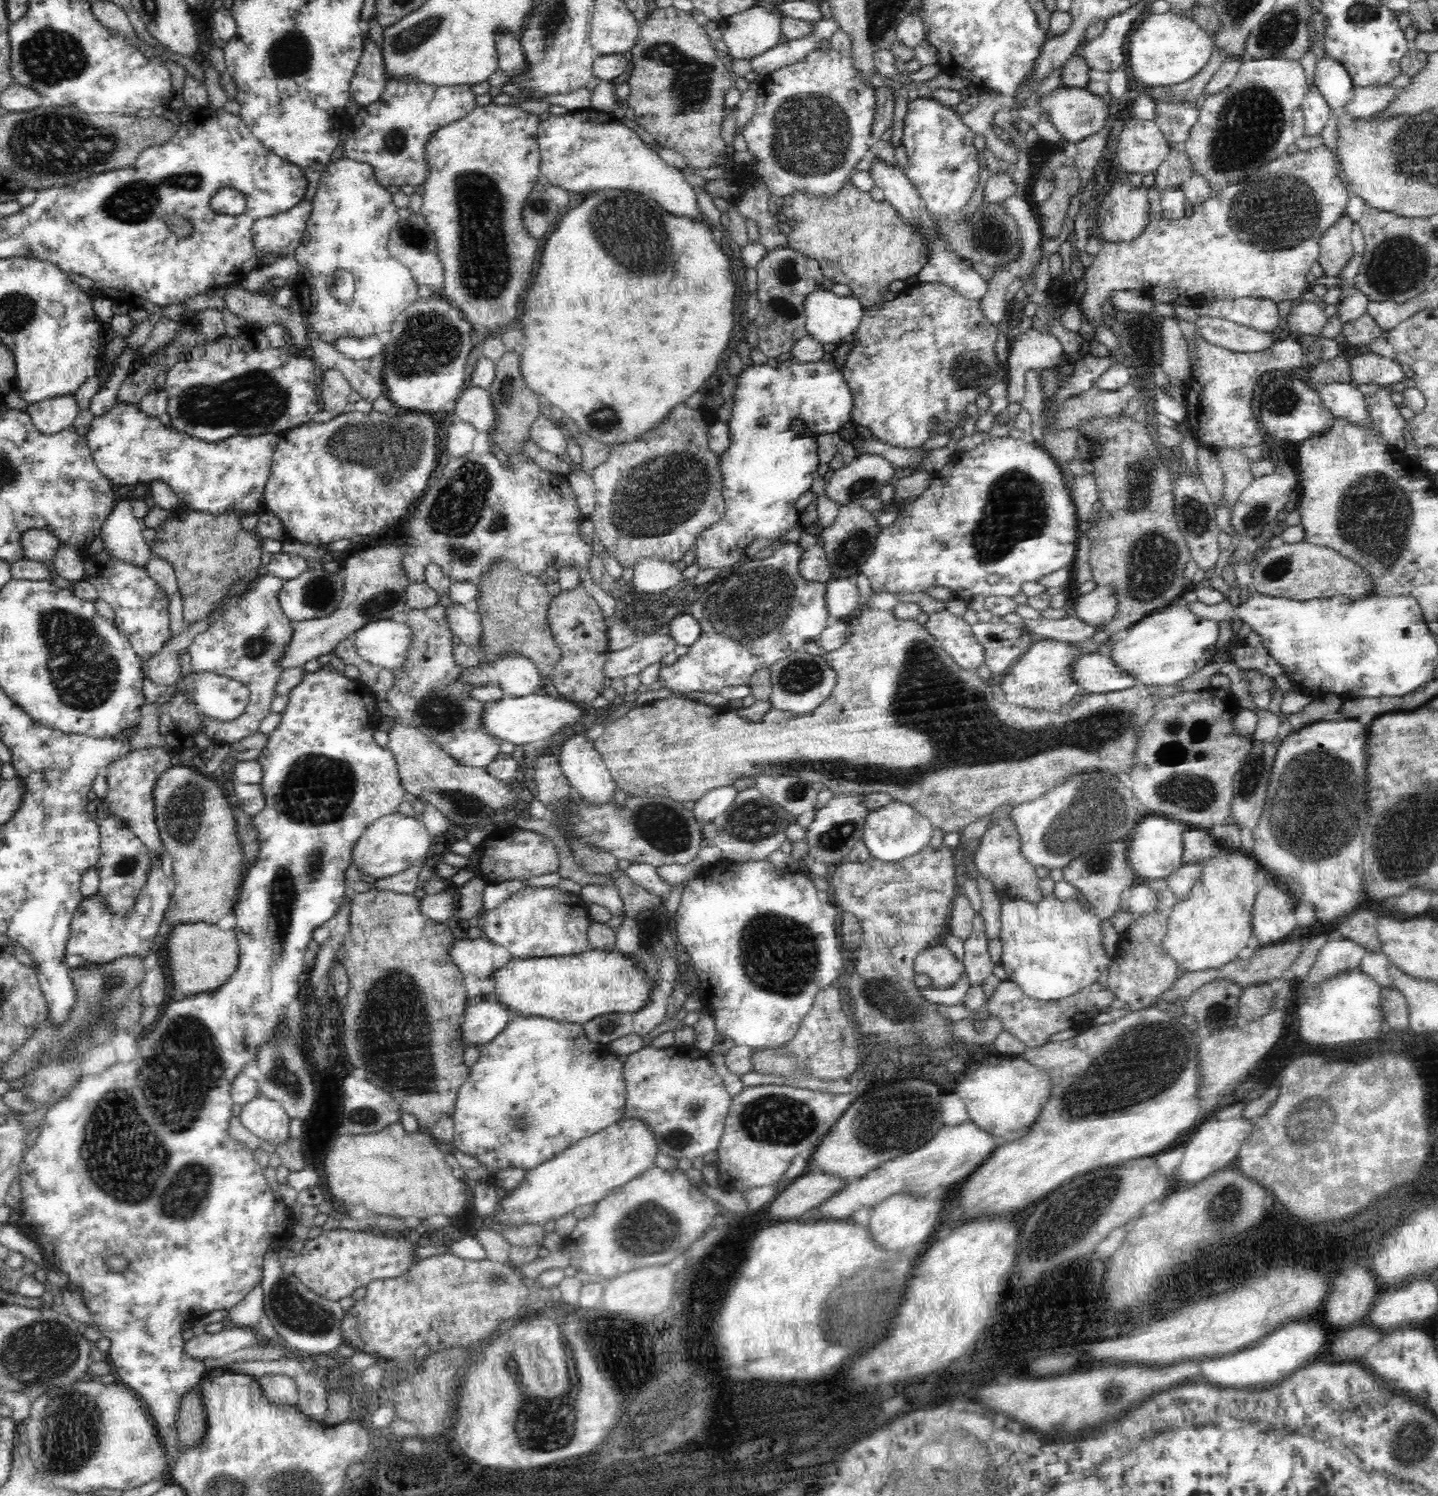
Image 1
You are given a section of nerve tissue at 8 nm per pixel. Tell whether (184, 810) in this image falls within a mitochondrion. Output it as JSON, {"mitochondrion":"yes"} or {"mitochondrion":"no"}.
{"mitochondrion":"yes"}

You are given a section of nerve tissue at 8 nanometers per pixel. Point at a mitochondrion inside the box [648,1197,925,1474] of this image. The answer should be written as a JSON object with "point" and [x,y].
{"point":[841,1320]}

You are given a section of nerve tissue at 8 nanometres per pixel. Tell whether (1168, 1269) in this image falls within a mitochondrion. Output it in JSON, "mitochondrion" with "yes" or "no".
{"mitochondrion":"no"}

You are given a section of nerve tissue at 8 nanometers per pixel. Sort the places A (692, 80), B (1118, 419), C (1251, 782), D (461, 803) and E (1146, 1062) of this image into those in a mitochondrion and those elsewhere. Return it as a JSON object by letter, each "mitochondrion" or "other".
{"A":"mitochondrion","B":"other","C":"mitochondrion","D":"mitochondrion","E":"mitochondrion"}

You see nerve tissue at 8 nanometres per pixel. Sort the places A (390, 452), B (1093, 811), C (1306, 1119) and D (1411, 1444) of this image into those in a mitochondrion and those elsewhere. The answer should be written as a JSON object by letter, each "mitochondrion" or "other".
{"A":"mitochondrion","B":"mitochondrion","C":"mitochondrion","D":"mitochondrion"}

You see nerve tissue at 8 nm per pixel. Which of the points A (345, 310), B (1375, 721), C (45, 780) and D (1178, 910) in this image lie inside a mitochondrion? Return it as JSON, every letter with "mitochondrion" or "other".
{"A":"other","B":"other","C":"mitochondrion","D":"other"}

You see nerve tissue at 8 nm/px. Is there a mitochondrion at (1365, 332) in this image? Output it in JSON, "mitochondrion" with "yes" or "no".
{"mitochondrion":"no"}

